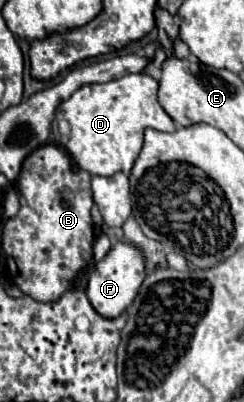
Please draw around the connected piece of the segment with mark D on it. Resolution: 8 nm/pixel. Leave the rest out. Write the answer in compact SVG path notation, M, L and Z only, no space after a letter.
M129 74L117 80L109 80L105 84L87 84L71 94L65 102L61 102L53 121L54 143L69 152L75 164L81 170L87 170L91 176L113 176L115 172L129 174L135 158L141 152L143 130L155 128L163 132L173 132L175 122L157 102L157 80L147 74Z

